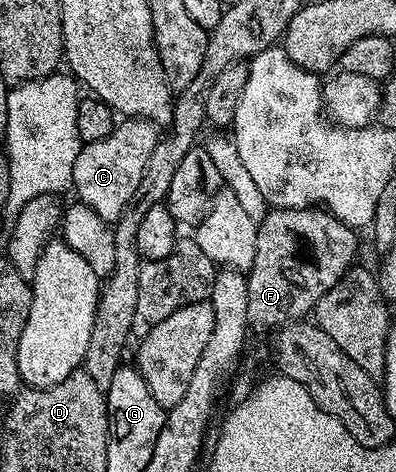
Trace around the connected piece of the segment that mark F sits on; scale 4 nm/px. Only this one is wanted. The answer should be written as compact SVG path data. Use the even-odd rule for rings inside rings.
M322 206L270 208L266 215L257 221L257 226L256 258L246 276L248 318L251 329L277 330L291 322L309 317L320 298L324 298L328 290L332 290L342 281L346 271L355 263L359 233ZM302 244L310 251L310 260L298 260L298 251L301 250Z

